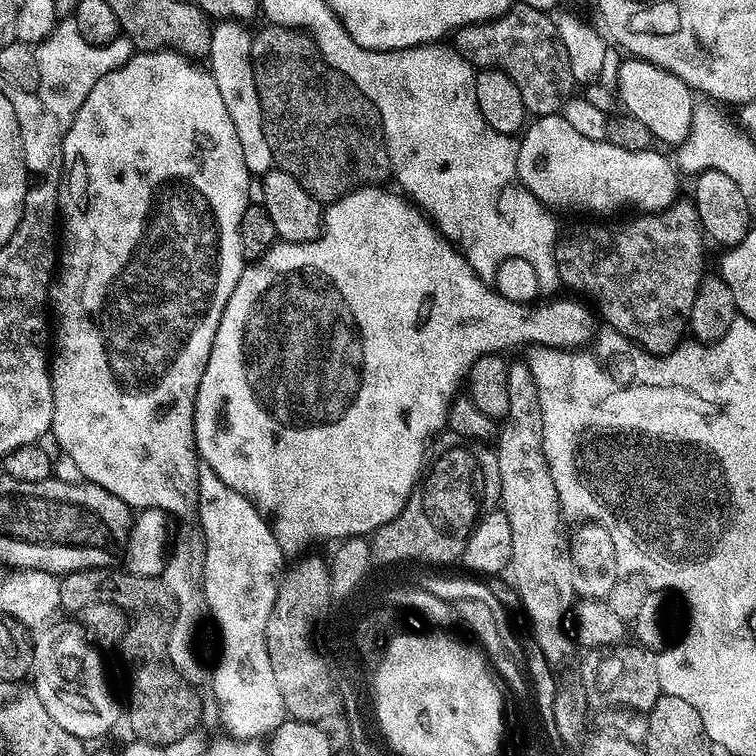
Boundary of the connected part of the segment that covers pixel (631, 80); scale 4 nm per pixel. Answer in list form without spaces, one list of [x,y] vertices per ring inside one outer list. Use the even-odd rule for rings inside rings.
[[[627,57],[624,60],[618,68],[618,86],[616,85],[623,109],[651,130],[655,141],[679,146],[687,140],[693,122],[693,110],[696,105],[693,89],[672,72],[648,60],[636,57]]]

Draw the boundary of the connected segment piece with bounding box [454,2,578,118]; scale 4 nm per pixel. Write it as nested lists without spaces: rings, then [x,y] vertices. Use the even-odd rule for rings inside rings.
[[[516,2],[497,20],[461,28],[455,33],[454,47],[477,70],[497,68],[510,74],[514,86],[518,86],[522,94],[529,117],[563,113],[565,104],[574,96],[572,88],[575,89],[578,83],[571,73],[566,46],[559,36],[556,21],[549,13],[534,10],[534,6]]]

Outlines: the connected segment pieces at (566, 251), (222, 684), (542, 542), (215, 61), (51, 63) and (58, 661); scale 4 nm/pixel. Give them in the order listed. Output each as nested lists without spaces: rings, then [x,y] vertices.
[[[677,199],[662,212],[637,215],[632,218],[636,220],[628,220],[625,224],[584,224],[565,236],[563,233],[554,250],[557,281],[573,288],[576,291],[573,293],[594,296],[602,308],[603,323],[605,320],[611,331],[622,334],[651,356],[668,356],[680,347],[688,332],[690,306],[694,306],[702,279],[700,271],[704,268],[706,237],[695,203],[684,199]]]
[[[201,467],[197,482],[199,497],[204,500],[204,512],[216,512],[216,556],[205,556],[205,562],[208,563],[206,602],[209,603],[211,619],[216,619],[214,627],[218,633],[215,703],[220,706],[220,716],[233,737],[264,738],[286,718],[282,690],[278,690],[274,666],[270,666],[270,654],[266,650],[266,622],[270,622],[270,610],[274,606],[278,577],[285,567],[286,553],[278,546],[272,528],[261,524],[260,517],[244,503],[244,496],[230,491],[226,482],[222,482],[218,474],[214,474],[214,470]]]
[[[523,359],[512,360],[506,370],[506,383],[510,397],[510,410],[506,410],[498,435],[494,440],[496,456],[494,465],[500,475],[500,500],[502,510],[510,518],[510,535],[512,537],[512,563],[516,568],[514,585],[520,595],[523,611],[528,611],[528,624],[532,627],[531,639],[542,648],[542,652],[552,666],[564,664],[578,651],[573,637],[568,637],[564,629],[564,619],[569,619],[578,597],[574,590],[574,568],[570,540],[560,529],[562,513],[558,503],[558,492],[554,490],[554,482],[550,478],[550,470],[546,462],[546,454],[542,446],[542,406],[538,398],[538,382],[534,382],[534,374]]]
[[[231,19],[219,21],[212,30],[208,55],[208,69],[221,91],[225,110],[234,121],[232,129],[237,131],[240,158],[246,164],[249,175],[263,176],[274,166],[270,144],[266,140],[262,108],[258,100],[257,83],[254,82],[252,50],[253,33],[245,23]]]
[[[72,18],[61,19],[47,39],[35,45],[35,50],[38,58],[40,101],[45,110],[54,114],[54,118],[62,126],[67,126],[74,114],[78,114],[82,102],[86,102],[86,94],[94,90],[94,82],[110,74],[110,70],[122,66],[134,54],[132,43],[123,34],[116,36],[114,42],[106,46],[94,46],[86,42],[86,38],[78,34],[78,26]]]
[[[57,619],[35,637],[30,684],[38,698],[42,698],[42,706],[46,706],[50,718],[54,718],[62,730],[74,734],[79,740],[91,742],[95,736],[104,736],[115,726],[116,700],[104,677],[101,653],[95,648],[96,653],[88,641],[89,633],[75,619],[66,619]]]

